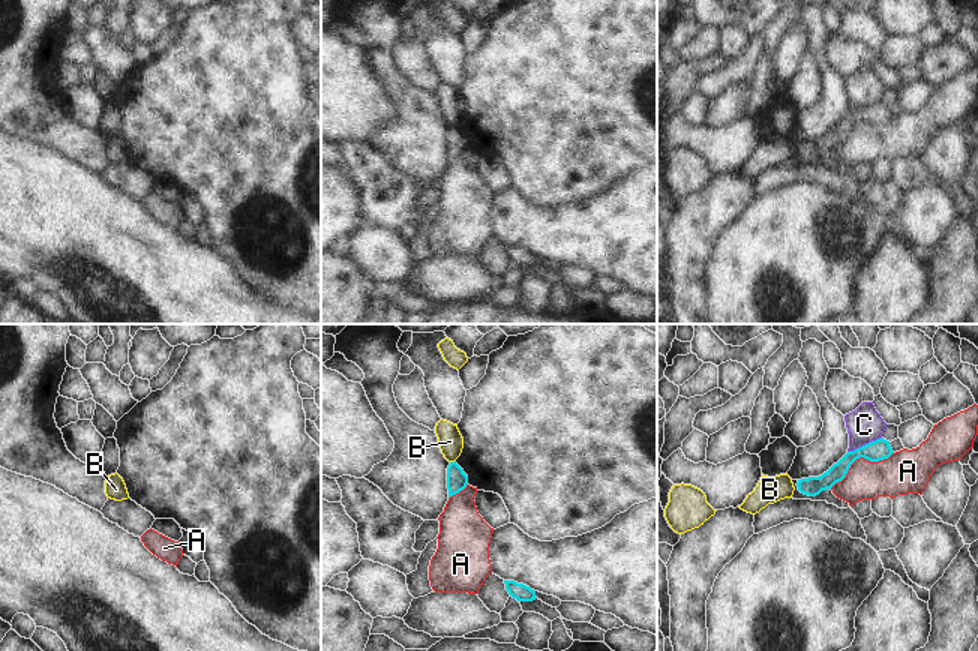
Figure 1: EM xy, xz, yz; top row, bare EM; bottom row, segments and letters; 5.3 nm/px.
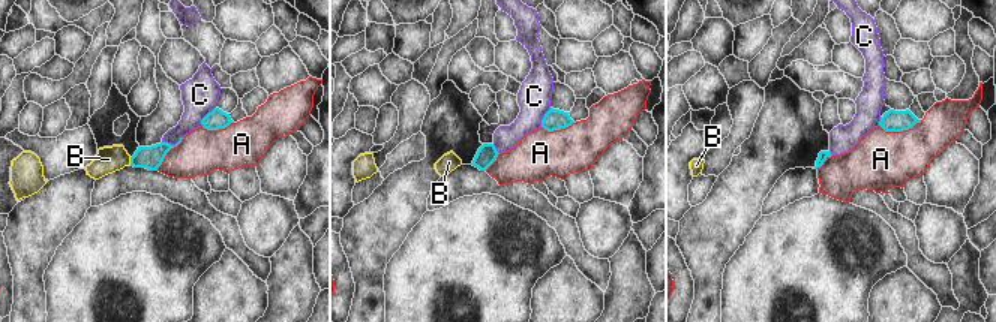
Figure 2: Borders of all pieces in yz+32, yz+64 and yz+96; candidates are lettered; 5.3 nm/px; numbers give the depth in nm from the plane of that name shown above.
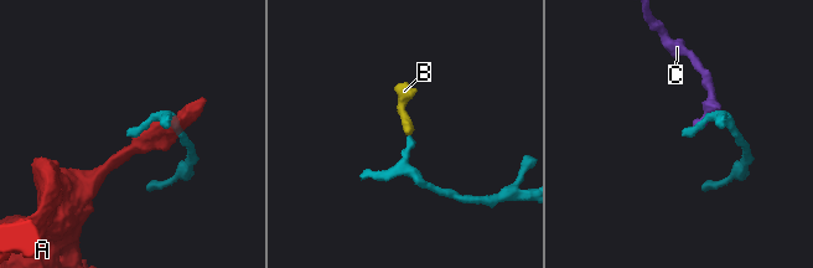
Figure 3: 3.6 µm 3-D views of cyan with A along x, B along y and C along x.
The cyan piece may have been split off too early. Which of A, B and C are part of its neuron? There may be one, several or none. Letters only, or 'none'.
B

